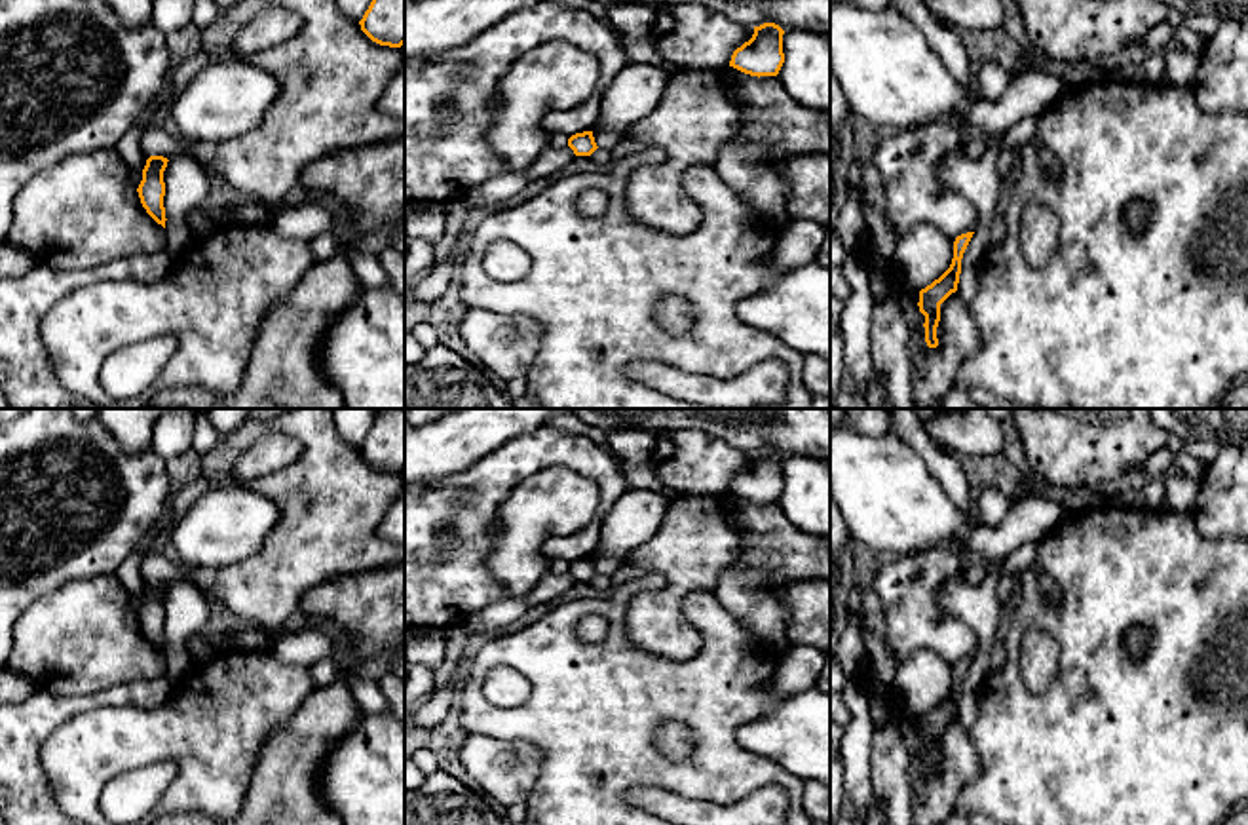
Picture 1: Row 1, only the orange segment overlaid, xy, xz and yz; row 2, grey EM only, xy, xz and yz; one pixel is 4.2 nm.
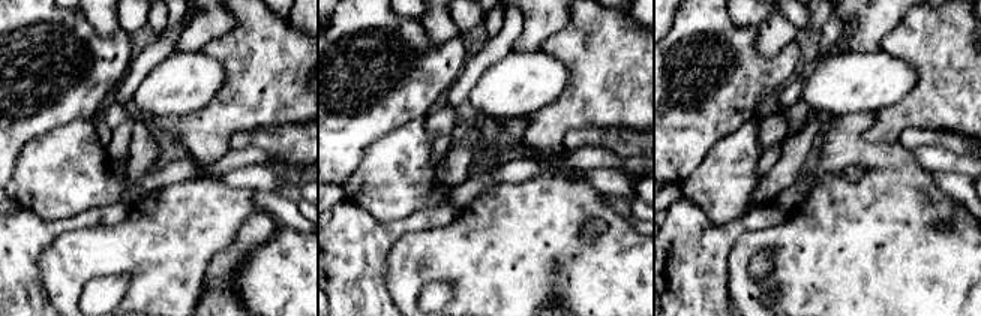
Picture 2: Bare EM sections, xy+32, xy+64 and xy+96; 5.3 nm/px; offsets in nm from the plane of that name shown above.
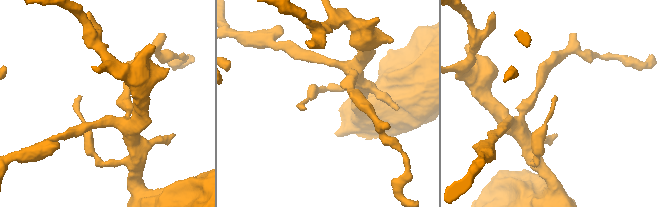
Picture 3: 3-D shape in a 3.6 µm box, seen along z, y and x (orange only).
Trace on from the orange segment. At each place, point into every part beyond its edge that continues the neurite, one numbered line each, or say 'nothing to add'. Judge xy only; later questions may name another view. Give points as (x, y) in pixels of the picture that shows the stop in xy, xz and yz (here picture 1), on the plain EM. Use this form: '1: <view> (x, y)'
nothing to add

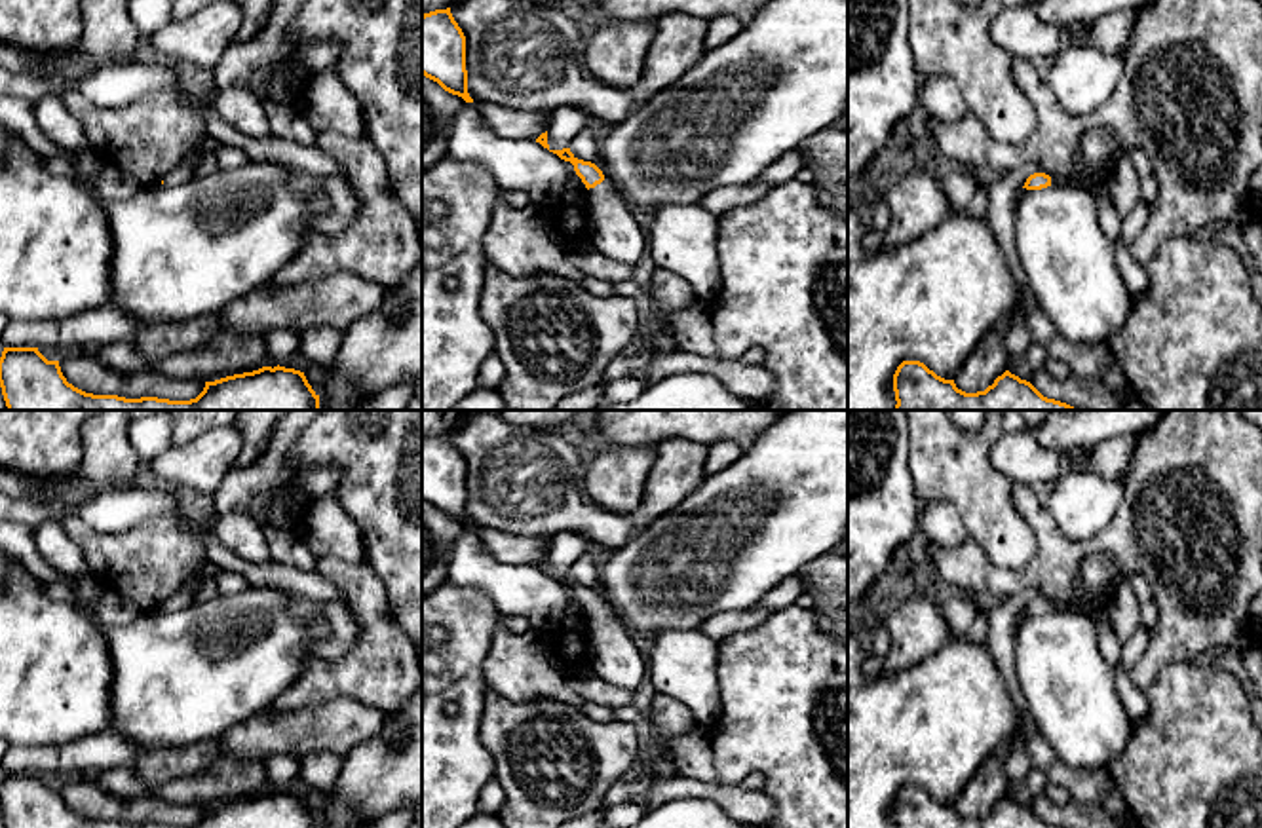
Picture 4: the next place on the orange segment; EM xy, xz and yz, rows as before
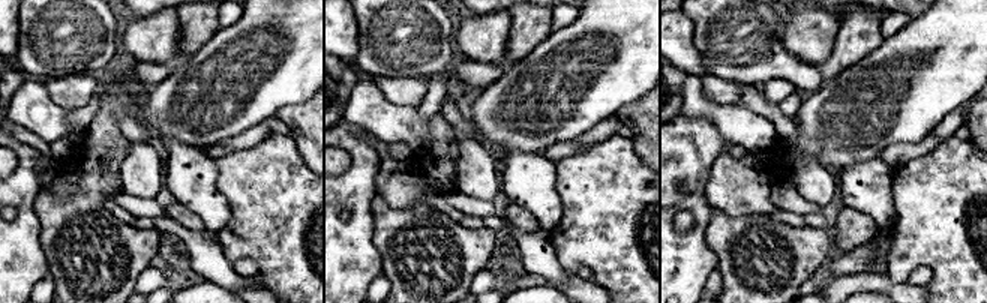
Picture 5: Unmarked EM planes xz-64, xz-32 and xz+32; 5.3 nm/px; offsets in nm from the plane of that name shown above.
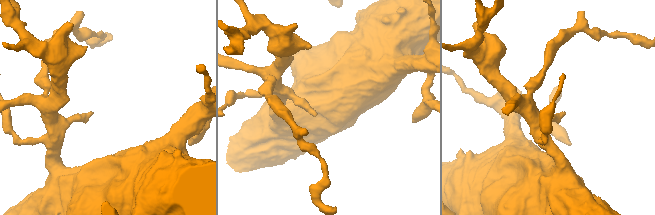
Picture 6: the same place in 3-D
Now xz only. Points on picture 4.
1: xz (612, 652)

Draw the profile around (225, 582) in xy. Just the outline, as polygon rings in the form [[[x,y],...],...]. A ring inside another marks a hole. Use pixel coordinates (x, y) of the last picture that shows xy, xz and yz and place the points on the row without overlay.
[[[220,570],[209,583],[209,589],[219,594],[236,594],[245,591],[247,587],[251,585],[245,577],[234,572],[224,572],[224,570]]]

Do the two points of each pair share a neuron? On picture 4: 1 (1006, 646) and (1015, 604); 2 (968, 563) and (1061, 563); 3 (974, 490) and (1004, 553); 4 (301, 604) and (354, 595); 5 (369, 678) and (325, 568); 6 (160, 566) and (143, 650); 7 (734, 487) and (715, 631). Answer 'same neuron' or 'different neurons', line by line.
1: same neuron
2: same neuron
3: same neuron
4: different neurons
5: same neuron
6: different neurons
7: different neurons

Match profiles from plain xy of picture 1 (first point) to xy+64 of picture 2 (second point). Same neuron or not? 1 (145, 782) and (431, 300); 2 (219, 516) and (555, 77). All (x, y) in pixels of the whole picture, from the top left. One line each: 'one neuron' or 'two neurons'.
1: one neuron
2: one neuron

